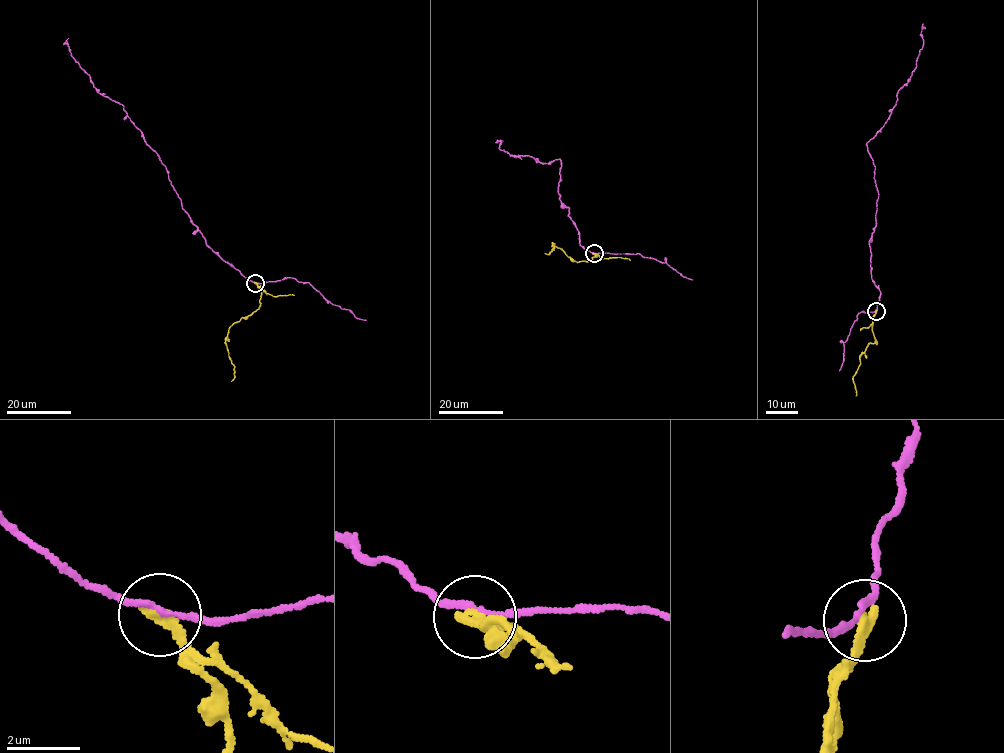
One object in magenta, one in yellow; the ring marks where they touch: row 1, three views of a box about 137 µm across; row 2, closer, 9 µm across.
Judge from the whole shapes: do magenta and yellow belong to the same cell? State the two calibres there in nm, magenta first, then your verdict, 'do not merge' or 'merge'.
150/320 nm | do not merge

